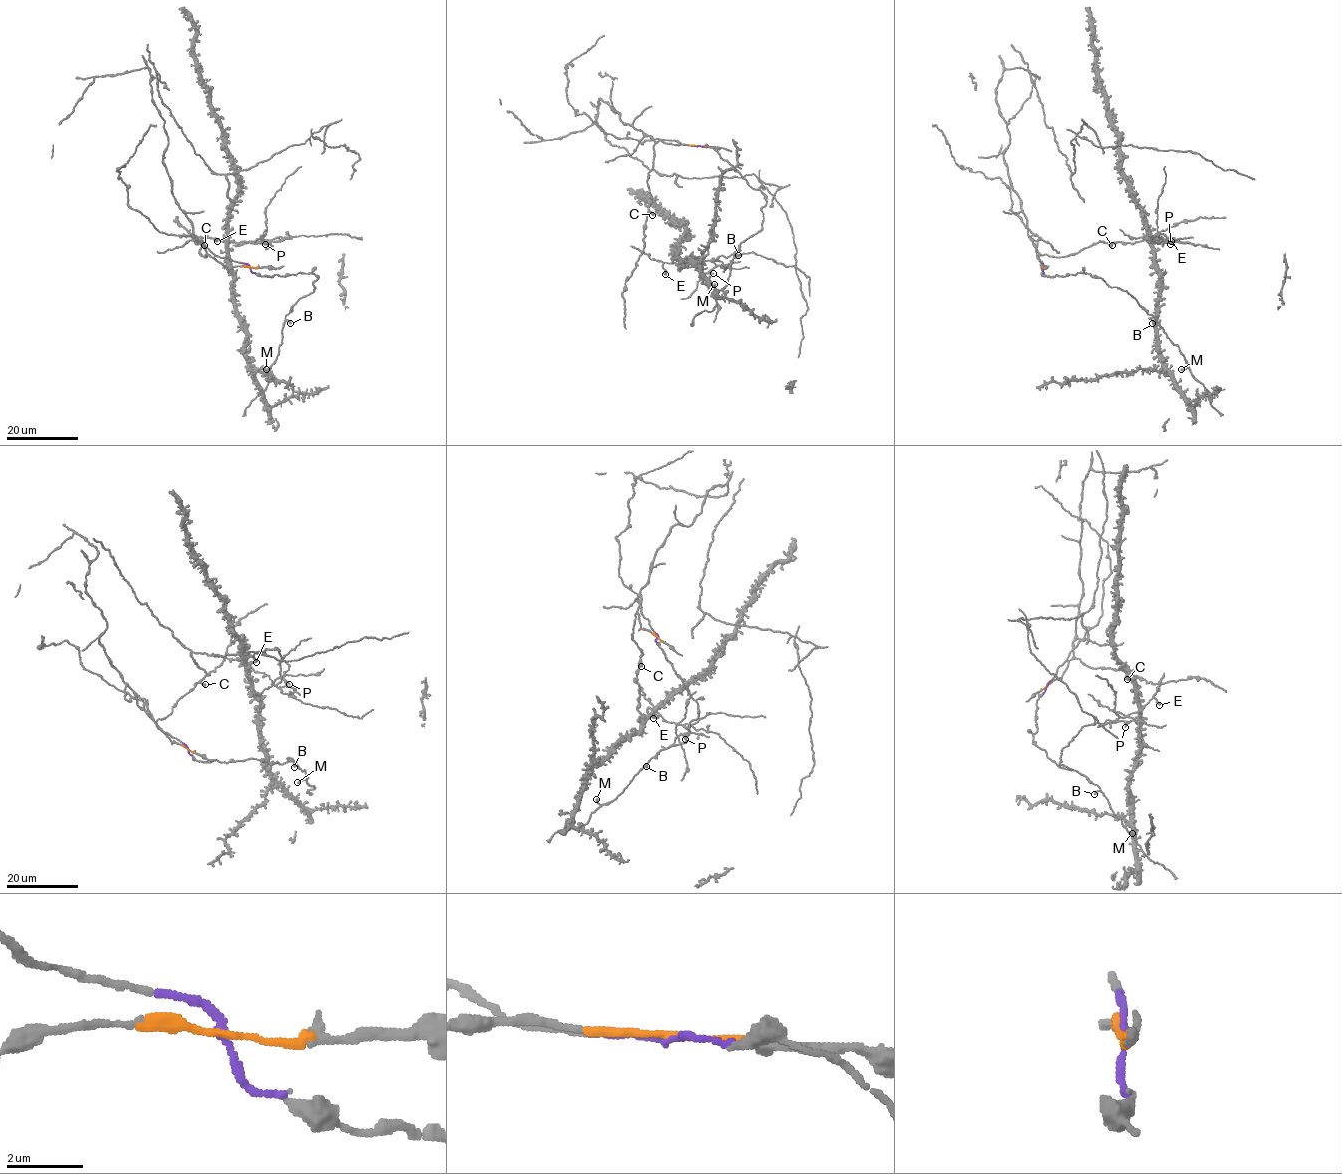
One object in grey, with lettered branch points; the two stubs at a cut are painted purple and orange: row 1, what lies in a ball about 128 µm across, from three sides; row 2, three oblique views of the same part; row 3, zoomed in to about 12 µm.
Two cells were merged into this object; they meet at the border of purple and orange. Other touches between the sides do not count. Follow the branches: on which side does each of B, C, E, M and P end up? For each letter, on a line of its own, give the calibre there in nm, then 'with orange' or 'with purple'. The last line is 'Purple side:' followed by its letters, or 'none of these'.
B: 300 nm thick; with purple
C: 480 nm thick; with orange
E: 480 nm thick; with orange
M: 340 nm thick; with purple
P: 130 nm thick; with orange
Purple side: B, M

